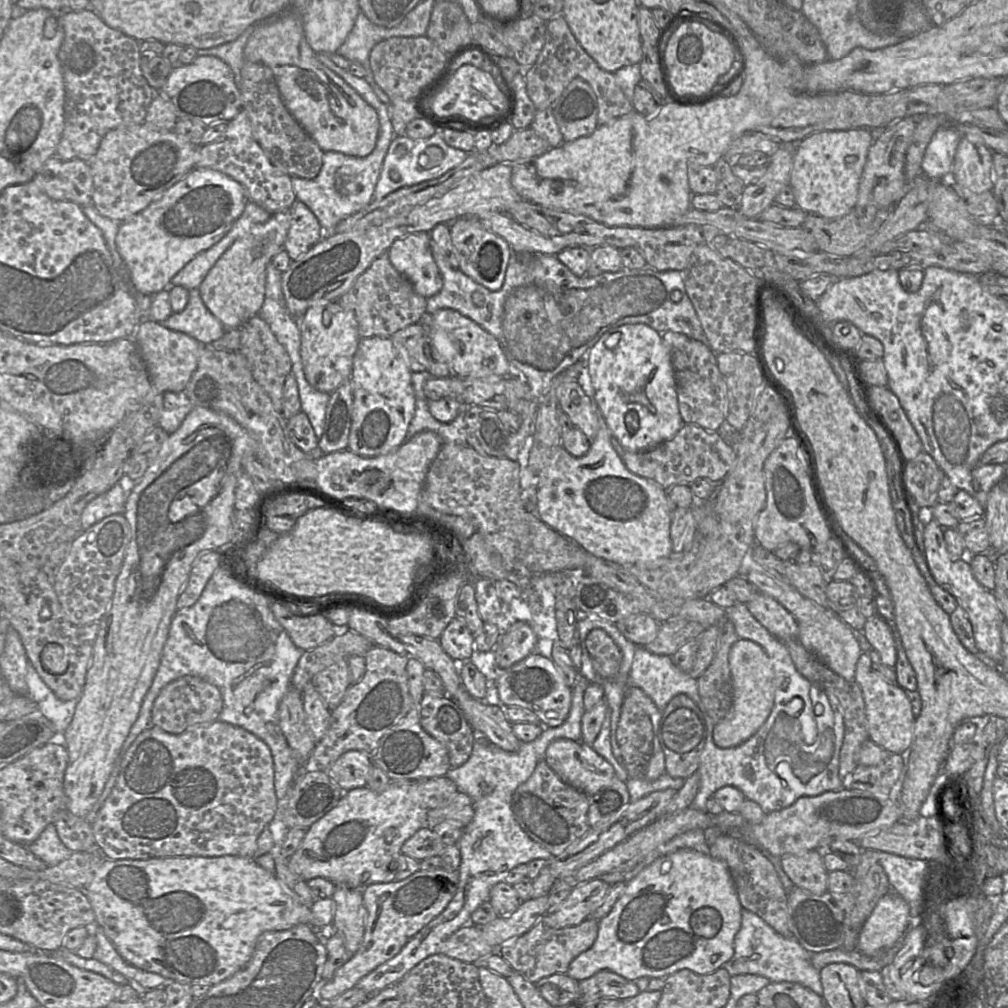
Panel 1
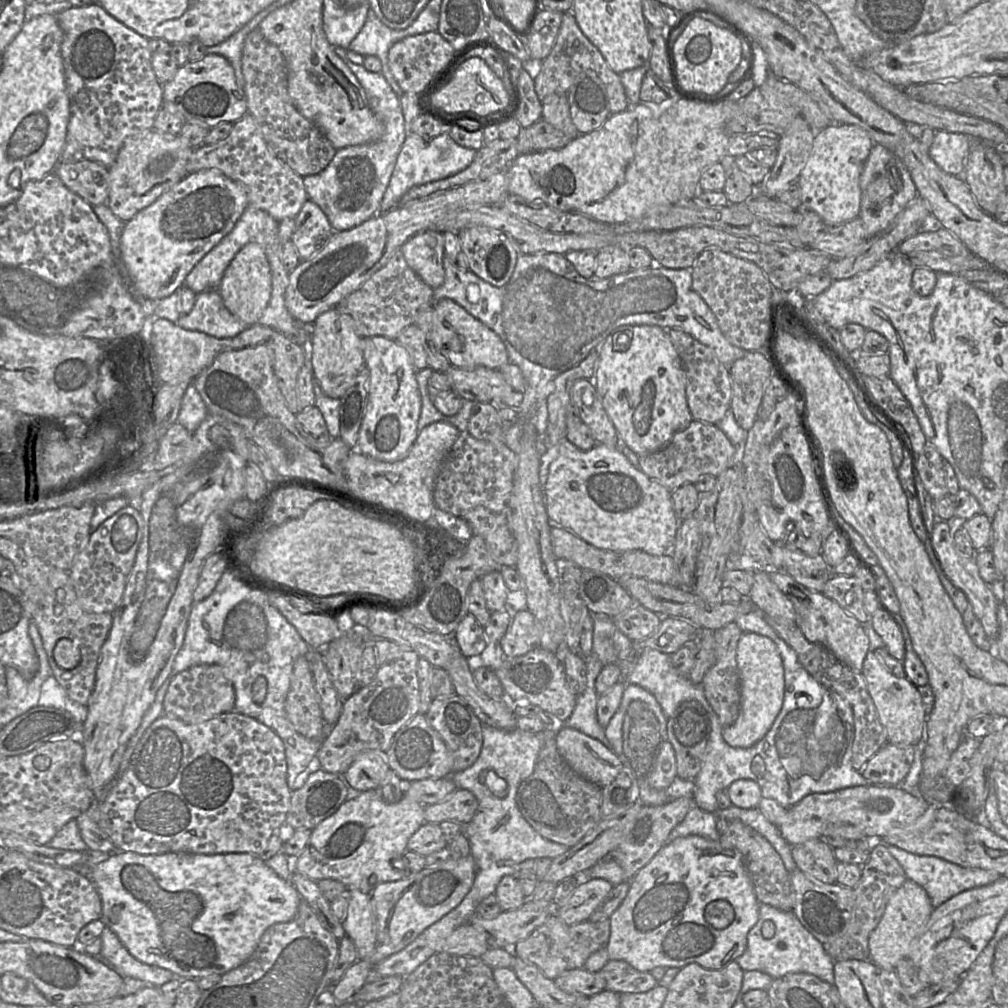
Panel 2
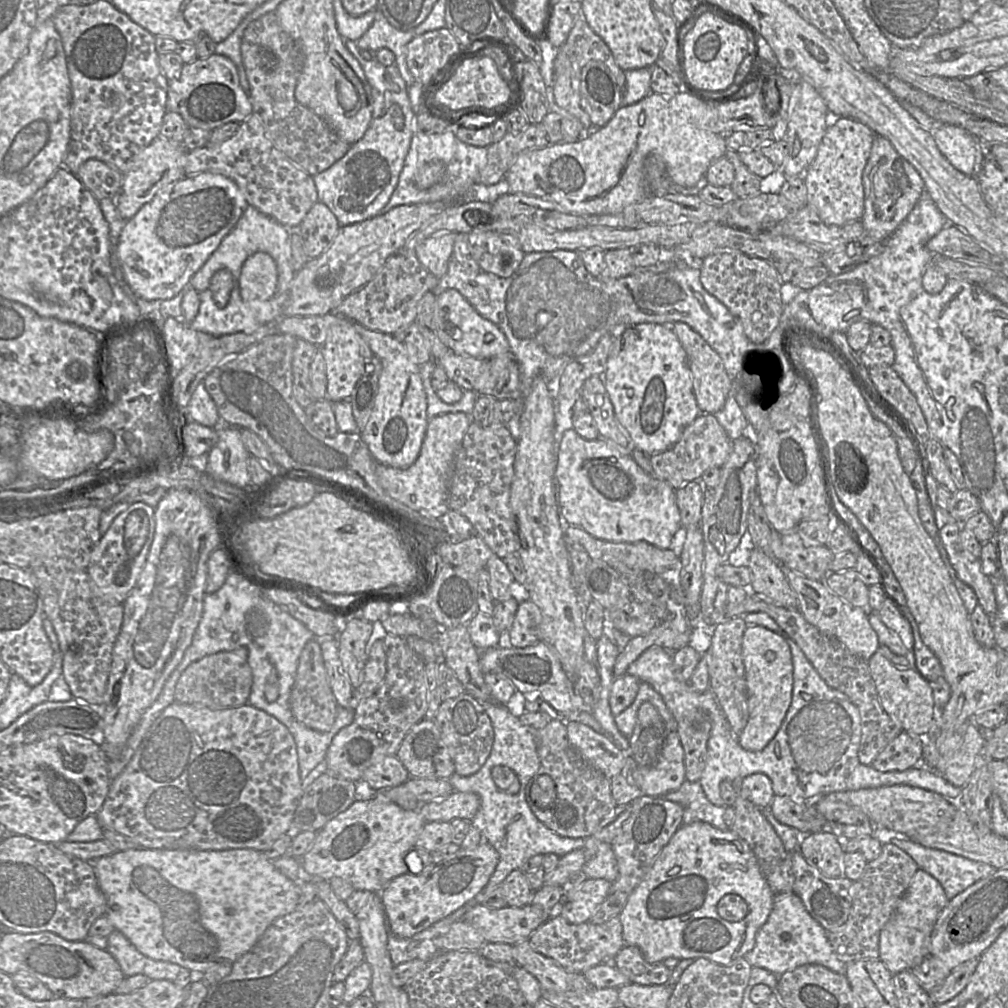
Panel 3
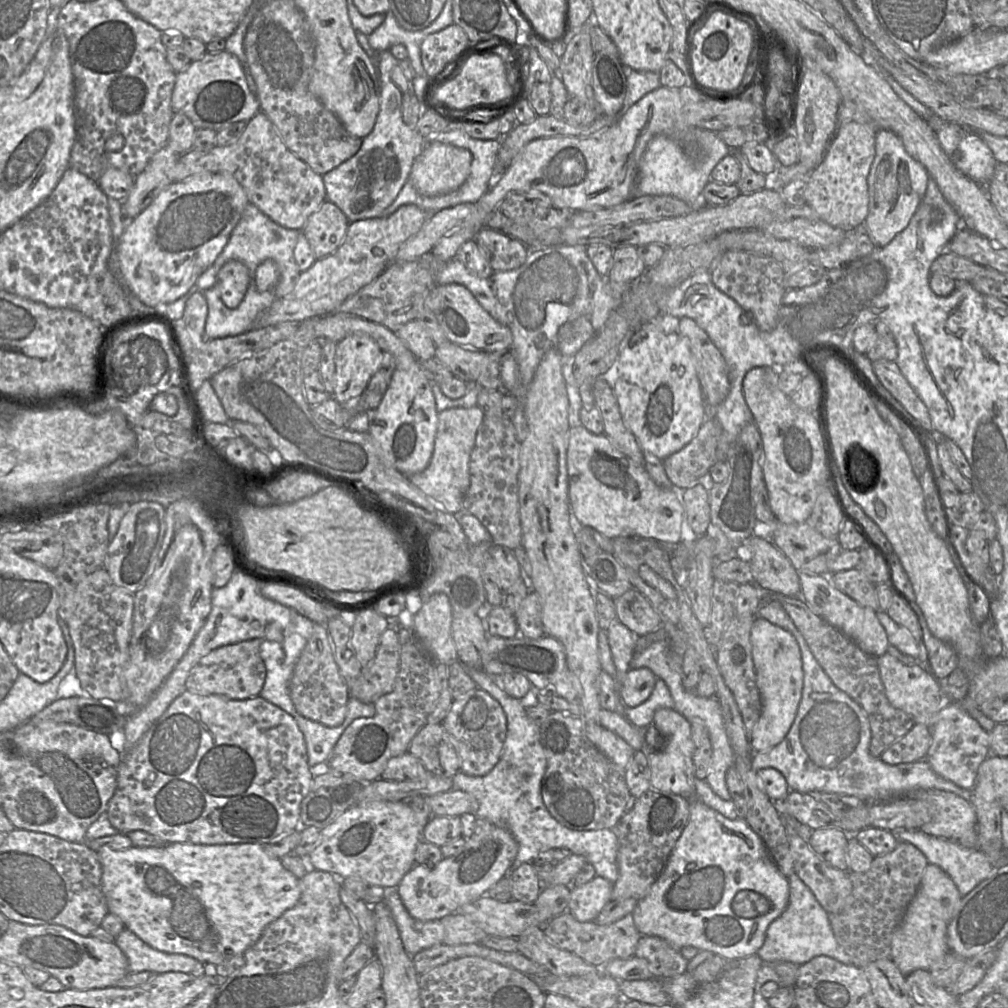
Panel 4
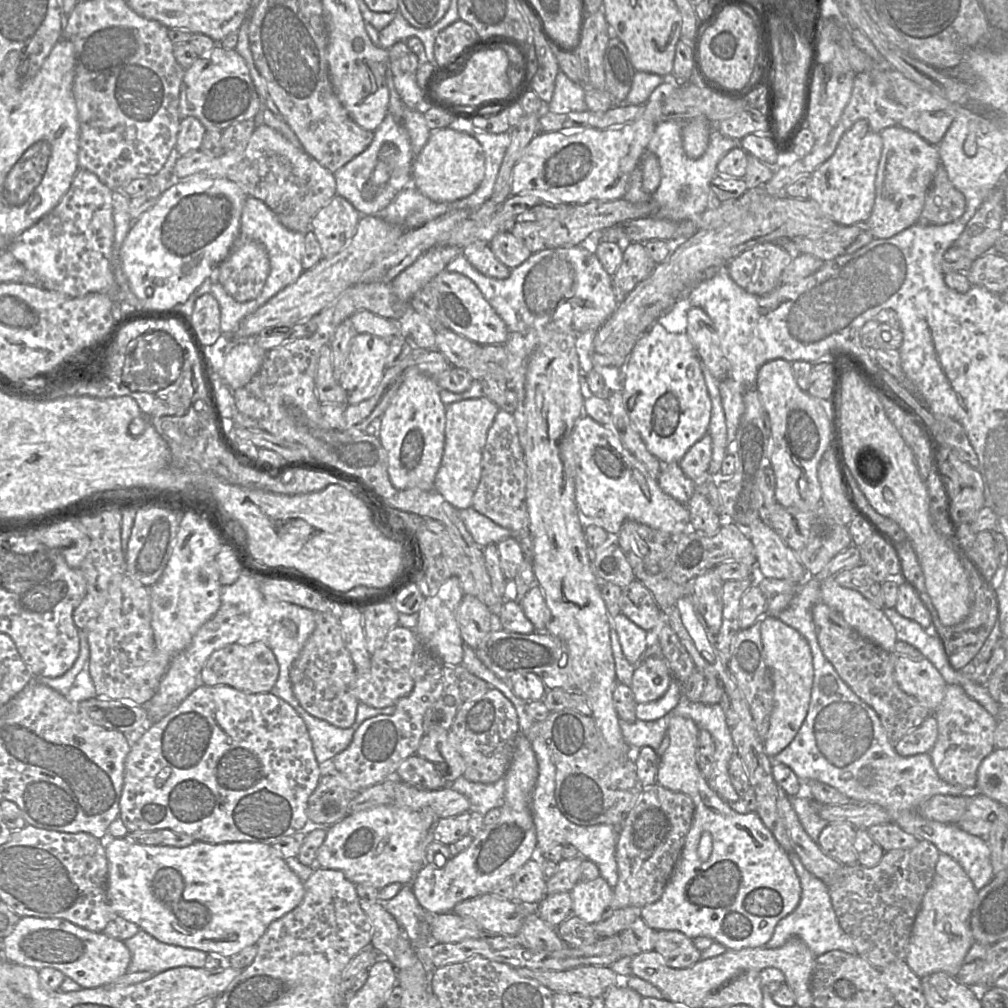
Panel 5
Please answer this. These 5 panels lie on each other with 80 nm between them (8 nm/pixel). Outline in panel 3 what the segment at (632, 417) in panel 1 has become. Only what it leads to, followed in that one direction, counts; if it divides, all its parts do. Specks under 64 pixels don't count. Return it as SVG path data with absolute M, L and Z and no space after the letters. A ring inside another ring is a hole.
M641 323L627 327L615 338L606 369L600 376L618 422L630 436L635 449L645 454L655 455L674 446L684 429L701 414L693 391L687 354L674 332L665 325Z

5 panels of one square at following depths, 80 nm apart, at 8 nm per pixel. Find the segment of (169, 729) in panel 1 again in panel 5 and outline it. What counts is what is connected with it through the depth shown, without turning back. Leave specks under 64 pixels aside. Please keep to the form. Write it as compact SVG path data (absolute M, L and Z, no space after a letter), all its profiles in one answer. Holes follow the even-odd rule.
M263 642L246 645L232 644L211 654L200 678L202 686L229 686L246 693L271 692L279 676L279 665L271 648Z

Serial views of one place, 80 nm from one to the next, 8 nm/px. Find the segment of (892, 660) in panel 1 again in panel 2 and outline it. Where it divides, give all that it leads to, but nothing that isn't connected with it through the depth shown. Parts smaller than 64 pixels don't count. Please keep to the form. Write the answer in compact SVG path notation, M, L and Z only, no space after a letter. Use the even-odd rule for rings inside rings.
M880 607L869 619L875 632L881 637L889 654L897 660L905 656L905 644L902 632L894 617Z

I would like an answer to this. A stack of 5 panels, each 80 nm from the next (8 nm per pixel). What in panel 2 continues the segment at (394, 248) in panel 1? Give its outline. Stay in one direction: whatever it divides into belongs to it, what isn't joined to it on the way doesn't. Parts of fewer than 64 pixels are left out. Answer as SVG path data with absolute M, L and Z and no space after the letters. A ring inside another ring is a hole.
M425 230L411 237L400 248L408 266L433 289L444 282L444 244L443 233Z

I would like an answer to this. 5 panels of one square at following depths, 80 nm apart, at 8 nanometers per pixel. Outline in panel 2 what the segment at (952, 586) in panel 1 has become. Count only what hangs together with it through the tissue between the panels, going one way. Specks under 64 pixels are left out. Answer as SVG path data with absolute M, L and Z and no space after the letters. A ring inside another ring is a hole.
M947 521L935 522L932 532L930 534L931 546L938 558L940 567L950 582L960 590L962 590L971 605L972 611L978 620L981 622L986 635L995 640L998 634L998 598L993 587L987 584L979 575L978 567L974 561L974 557L966 557L960 555L954 546L953 534L955 530Z

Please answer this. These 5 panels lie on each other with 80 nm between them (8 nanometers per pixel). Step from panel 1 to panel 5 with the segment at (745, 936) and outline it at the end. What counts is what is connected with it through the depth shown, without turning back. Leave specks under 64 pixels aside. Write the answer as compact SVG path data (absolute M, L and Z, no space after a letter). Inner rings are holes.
M791 853L789 858L801 883L801 899L796 909L777 923L772 937L765 947L770 949L779 948L792 937L799 937L815 956L834 950L856 954L853 940L839 925L828 886L805 869L796 853Z

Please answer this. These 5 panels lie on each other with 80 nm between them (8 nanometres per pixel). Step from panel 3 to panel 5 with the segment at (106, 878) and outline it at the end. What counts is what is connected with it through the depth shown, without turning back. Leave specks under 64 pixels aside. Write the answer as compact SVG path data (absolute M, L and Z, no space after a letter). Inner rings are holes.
M126 836L115 839L108 838L108 841L105 841L105 839L100 840L105 845L108 862L107 898L113 913L136 924L142 931L165 944L201 950L208 955L217 953L230 958L245 948L255 945L271 922L296 908L304 897L303 881L289 868L286 860L273 848L272 844L259 842L227 842L220 844L195 842L186 847L170 847L138 844L132 842Z

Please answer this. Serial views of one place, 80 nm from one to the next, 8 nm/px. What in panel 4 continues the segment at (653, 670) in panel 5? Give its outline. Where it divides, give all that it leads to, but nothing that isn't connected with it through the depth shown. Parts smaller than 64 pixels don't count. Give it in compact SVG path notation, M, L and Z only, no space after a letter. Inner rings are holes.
M649 668L629 670L620 682L620 695L627 708L645 702L652 694L658 678Z

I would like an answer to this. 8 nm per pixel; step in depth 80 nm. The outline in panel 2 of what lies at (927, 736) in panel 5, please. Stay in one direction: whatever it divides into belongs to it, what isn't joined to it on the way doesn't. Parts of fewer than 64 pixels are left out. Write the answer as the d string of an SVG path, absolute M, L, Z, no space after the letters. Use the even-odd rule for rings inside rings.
M886 743L860 771L872 785L902 785L914 762L916 745Z

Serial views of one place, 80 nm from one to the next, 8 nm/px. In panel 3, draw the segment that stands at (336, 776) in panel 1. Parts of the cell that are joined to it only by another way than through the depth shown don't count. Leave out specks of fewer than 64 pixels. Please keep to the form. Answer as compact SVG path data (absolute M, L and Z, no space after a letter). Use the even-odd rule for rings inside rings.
M388 755L370 766L361 780L366 782L372 790L380 791L398 786L410 778L409 772L396 755Z

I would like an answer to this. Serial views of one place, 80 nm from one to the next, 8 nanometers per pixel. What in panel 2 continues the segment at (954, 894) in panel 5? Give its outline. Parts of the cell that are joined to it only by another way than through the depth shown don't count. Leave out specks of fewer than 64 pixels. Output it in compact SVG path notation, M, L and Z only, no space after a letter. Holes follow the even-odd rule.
M907 879L890 898L880 922L869 936L870 960L879 969L894 971L898 963L909 955L913 940L923 934L933 910L934 907L926 890Z

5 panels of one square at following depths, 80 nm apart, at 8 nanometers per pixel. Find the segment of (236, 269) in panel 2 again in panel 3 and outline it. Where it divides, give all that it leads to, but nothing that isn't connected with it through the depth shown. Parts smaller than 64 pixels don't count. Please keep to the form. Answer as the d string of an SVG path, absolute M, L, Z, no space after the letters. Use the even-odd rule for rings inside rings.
M256 252L243 263L236 285L244 302L269 300L275 293L278 271L274 259Z

